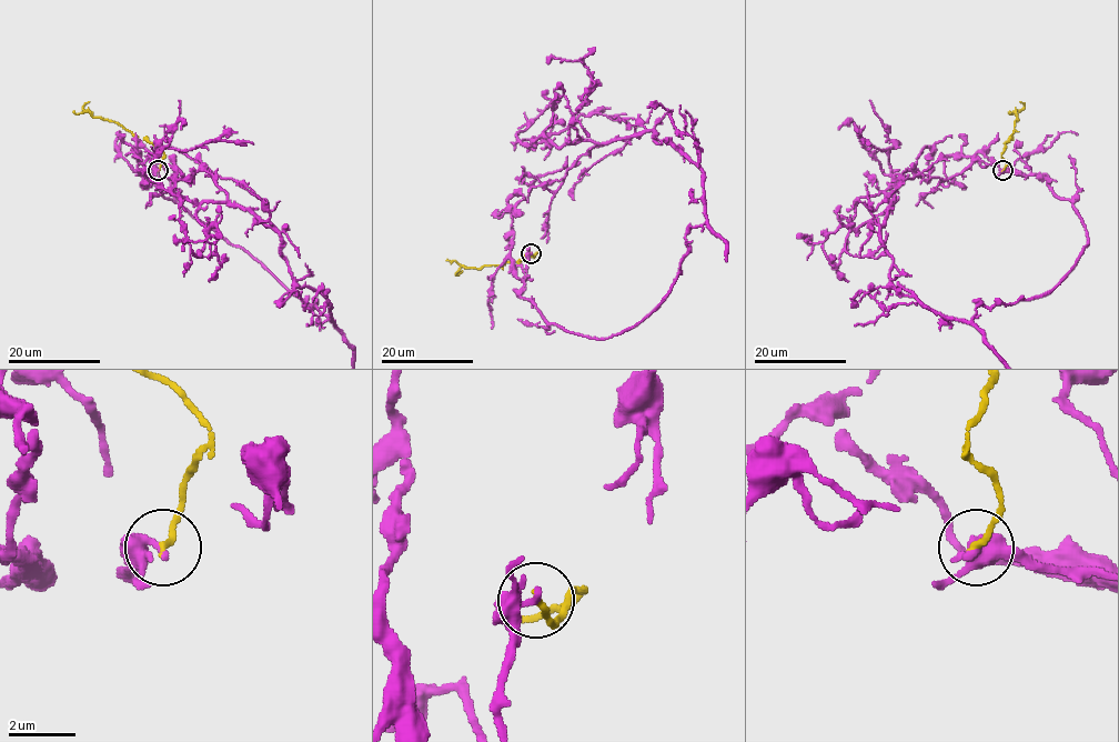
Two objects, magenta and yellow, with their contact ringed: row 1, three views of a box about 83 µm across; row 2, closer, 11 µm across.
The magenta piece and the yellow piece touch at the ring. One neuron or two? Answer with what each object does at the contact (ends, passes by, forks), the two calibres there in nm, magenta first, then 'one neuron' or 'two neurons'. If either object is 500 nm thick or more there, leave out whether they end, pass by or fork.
magenta ends | yellow ends | 360/180 nm | two neurons

